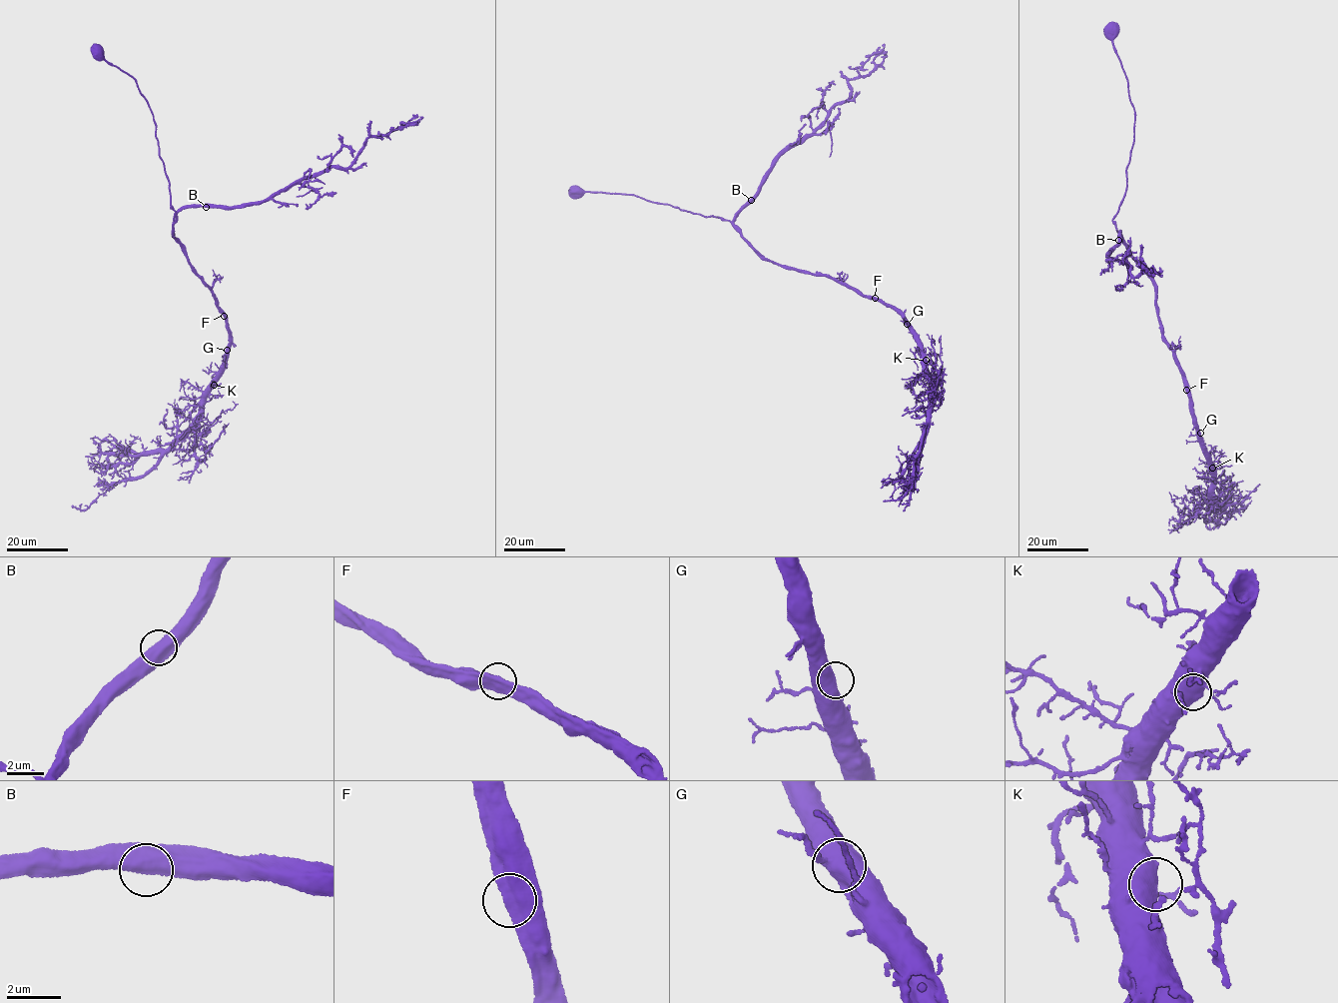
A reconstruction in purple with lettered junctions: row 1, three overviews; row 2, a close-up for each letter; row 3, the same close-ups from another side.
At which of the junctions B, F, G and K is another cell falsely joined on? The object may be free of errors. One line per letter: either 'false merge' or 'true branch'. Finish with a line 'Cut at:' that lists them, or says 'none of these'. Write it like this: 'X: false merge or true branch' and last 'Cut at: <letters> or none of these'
B: true branch
F: true branch
G: true branch
K: true branch
Cut at: none of these

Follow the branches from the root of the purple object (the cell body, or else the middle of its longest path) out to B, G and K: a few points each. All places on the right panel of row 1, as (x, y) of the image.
B: (1113, 28), (1112, 41), (1135, 113), (1126, 190), (1112, 220), (1120, 234), (1118, 240)
G: (1113, 28), (1135, 115), (1126, 190), (1113, 223), (1128, 254), (1151, 280), (1163, 340), (1180, 369), (1200, 433)
K: (1113, 28), (1135, 115), (1126, 190), (1113, 223), (1151, 280), (1163, 340), (1180, 369), (1212, 468)

